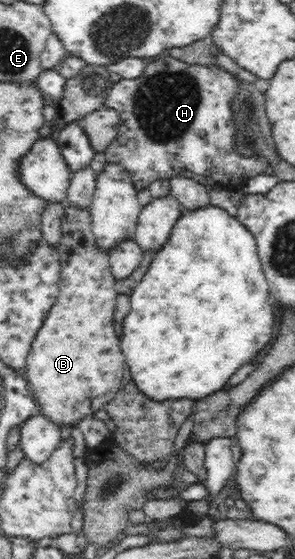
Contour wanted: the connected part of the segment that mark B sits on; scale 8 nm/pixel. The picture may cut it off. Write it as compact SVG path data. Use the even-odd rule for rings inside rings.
M74 205L65 206L61 223L62 236L57 247L61 262L61 293L31 345L29 359L26 359L27 367L22 372L30 385L34 400L39 404L41 414L59 427L68 425L73 428L83 417L102 409L117 395L122 375L125 375L125 357L119 349L119 337L113 329L117 280L110 268L108 251L100 249L94 240L91 222L87 209Z

